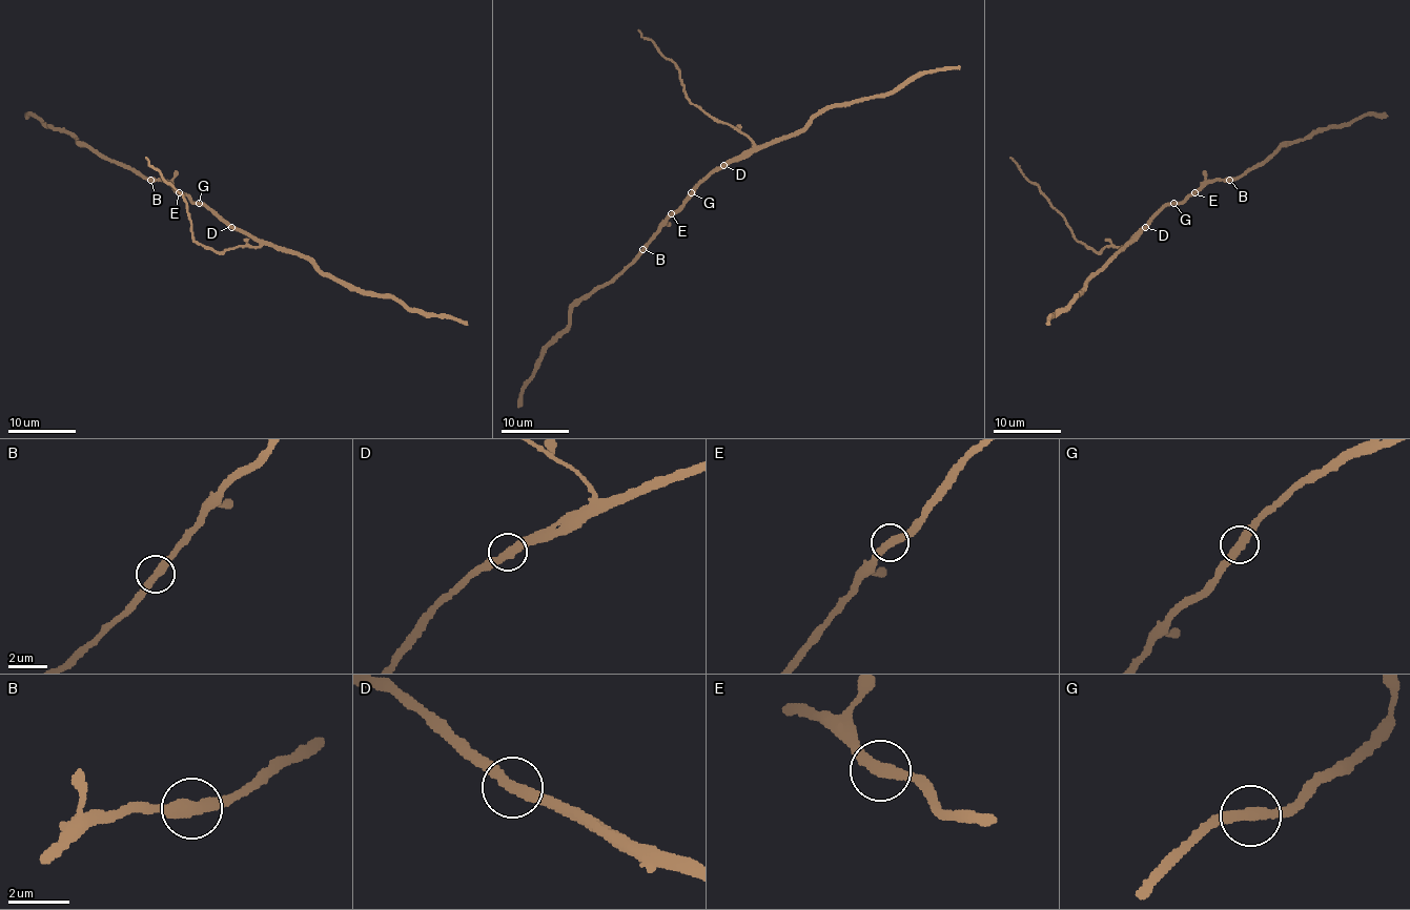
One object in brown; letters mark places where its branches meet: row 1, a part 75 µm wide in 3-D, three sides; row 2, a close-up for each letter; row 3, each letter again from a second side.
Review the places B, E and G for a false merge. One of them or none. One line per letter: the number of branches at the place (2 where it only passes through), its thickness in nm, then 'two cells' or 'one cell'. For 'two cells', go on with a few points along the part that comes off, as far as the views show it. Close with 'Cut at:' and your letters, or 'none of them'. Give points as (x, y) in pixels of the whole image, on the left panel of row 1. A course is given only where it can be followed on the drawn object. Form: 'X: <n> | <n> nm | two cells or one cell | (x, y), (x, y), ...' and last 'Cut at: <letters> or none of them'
B: 2 | 400 nm | one cell
E: 2 | 380 nm | one cell
G: 2 | 400 nm | one cell
Cut at: none of them

